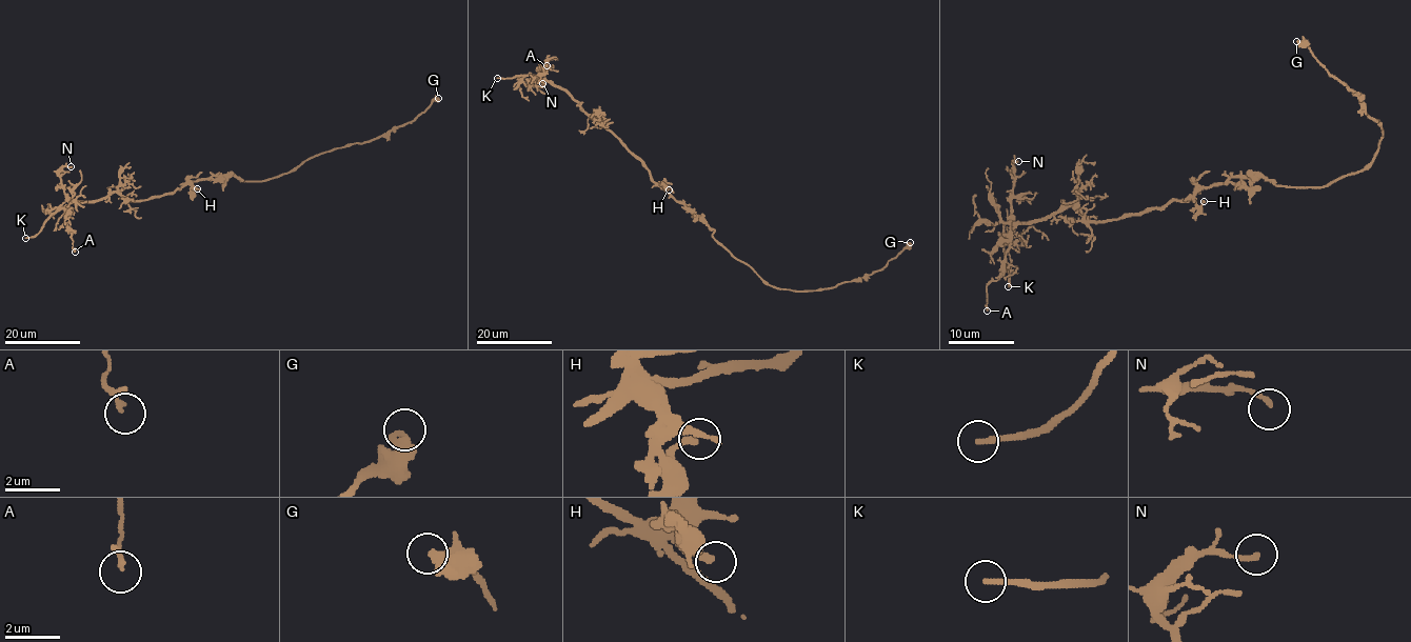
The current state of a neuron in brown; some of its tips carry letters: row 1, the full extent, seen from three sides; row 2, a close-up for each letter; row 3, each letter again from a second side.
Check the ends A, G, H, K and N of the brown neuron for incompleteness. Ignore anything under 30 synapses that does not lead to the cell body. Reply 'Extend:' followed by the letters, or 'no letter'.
Extend: K

